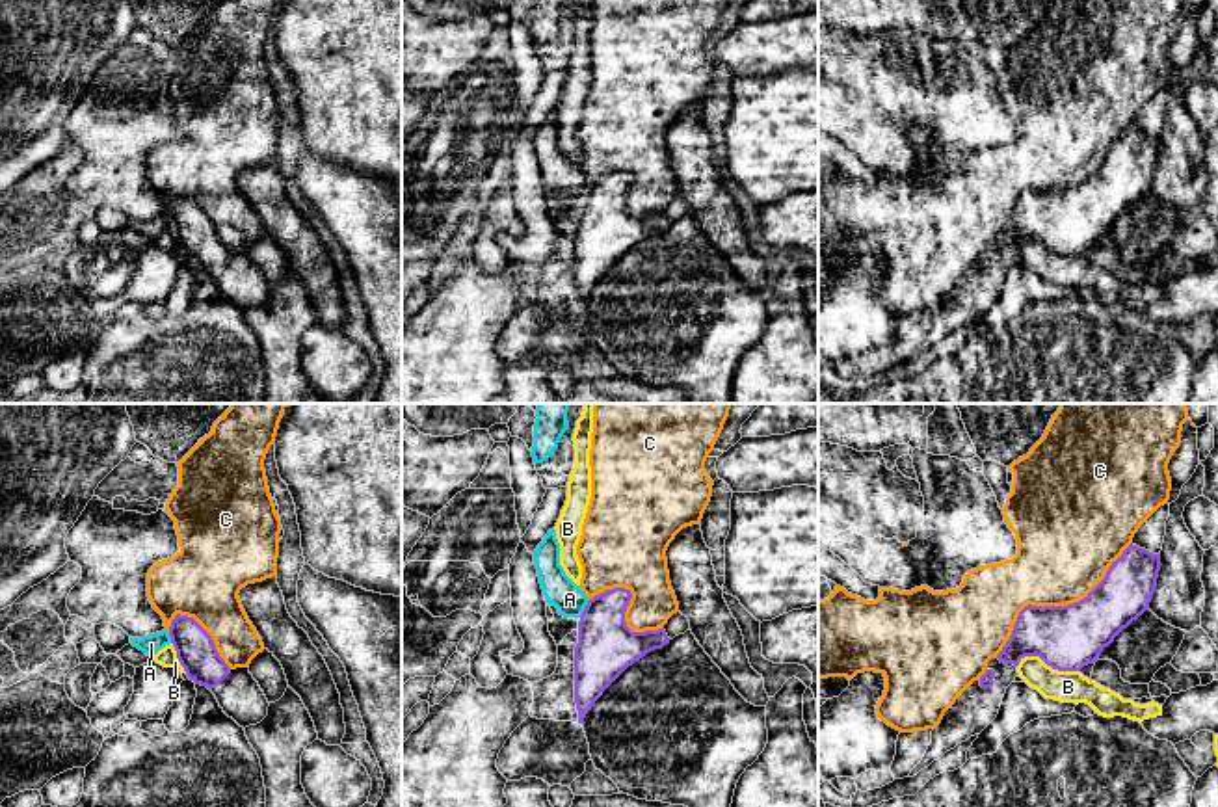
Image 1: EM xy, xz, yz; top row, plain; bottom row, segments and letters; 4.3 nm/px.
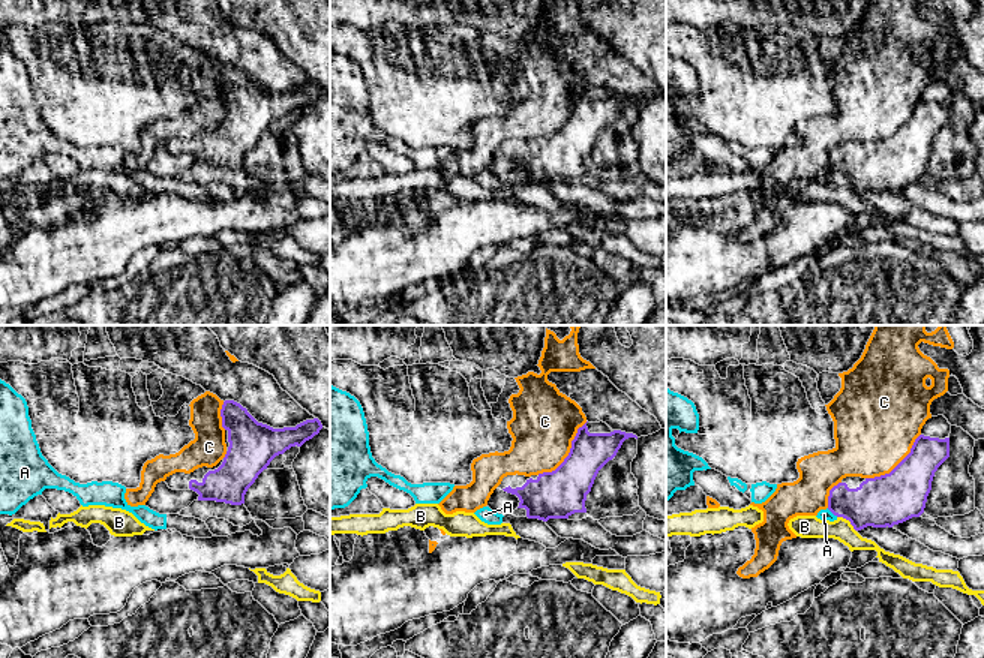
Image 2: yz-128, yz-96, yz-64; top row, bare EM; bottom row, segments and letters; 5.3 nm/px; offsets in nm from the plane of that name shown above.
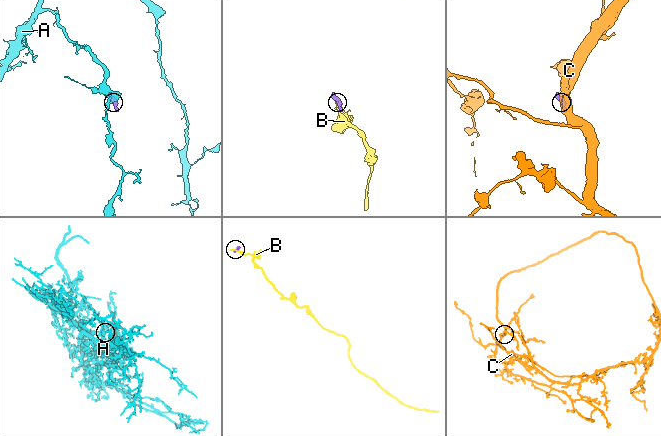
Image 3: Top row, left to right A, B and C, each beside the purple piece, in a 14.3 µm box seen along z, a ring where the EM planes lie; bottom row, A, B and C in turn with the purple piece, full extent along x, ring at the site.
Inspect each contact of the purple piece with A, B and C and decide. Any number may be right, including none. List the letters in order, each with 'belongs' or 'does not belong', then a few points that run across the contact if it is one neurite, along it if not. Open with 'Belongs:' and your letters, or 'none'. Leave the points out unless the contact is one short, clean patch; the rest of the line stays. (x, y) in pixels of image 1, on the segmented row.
Belongs: none
A: does not belong; line xz (588, 601), (579, 616)
B: does not belong; line yz (1018, 662), (1025, 657), (1040, 657), (1053, 668), (1079, 672)
C: does not belong

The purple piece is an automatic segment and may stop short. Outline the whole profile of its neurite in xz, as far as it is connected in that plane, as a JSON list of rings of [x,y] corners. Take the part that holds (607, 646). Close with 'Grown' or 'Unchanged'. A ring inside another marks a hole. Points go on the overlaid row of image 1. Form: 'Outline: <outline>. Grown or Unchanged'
Outline: [[[606,589],[588,601],[575,647],[575,703],[578,723],[602,692],[634,662],[669,643],[664,628],[632,632],[625,612],[630,589]]]. Unchanged

